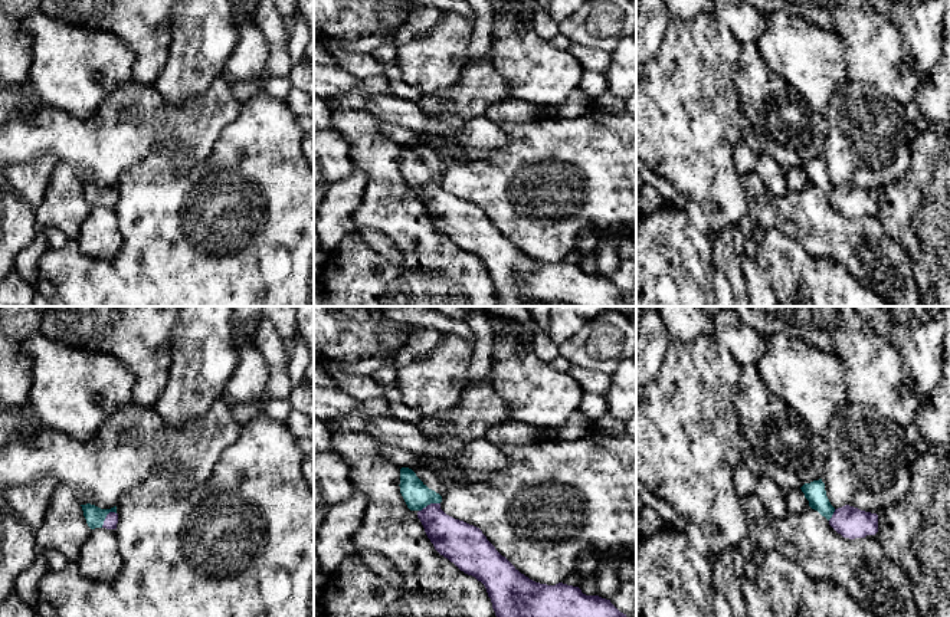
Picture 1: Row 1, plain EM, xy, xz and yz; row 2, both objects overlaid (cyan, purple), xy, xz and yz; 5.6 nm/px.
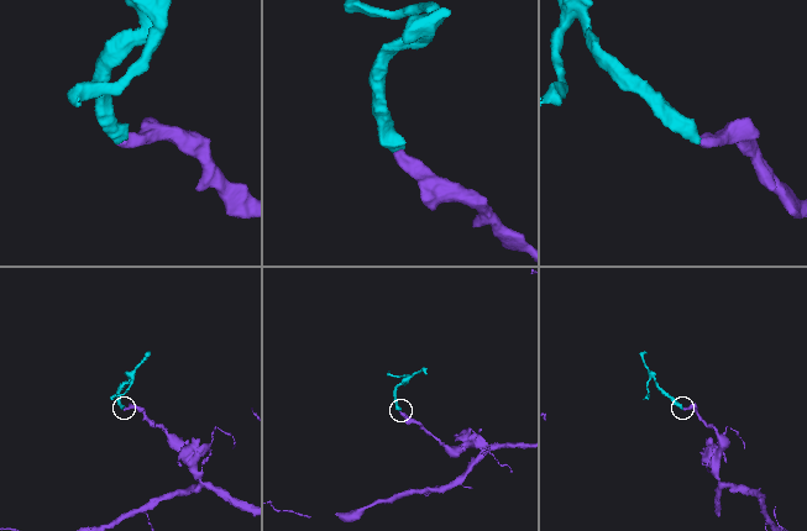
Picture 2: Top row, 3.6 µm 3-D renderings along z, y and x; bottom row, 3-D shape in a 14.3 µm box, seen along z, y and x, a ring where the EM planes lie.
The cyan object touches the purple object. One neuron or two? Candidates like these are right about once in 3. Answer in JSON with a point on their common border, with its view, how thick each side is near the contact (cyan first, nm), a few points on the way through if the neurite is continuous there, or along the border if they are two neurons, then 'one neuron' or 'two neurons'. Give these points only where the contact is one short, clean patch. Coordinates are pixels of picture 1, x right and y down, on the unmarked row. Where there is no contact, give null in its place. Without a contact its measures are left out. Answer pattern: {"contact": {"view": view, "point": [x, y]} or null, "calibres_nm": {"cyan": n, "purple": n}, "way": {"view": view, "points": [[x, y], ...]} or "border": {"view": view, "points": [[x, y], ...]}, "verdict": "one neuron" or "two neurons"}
{"contact": {"view": "xy", "point": [105, 194]}, "calibres_nm": {"cyan": 110, "purple": 70}, "way": {"view": "xy", "points": [[94, 193], [105, 194], [111, 197]]}, "verdict": "one neuron"}

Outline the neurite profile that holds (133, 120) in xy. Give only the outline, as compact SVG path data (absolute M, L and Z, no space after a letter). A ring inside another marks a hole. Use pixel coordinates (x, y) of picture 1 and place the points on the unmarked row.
M223 76L214 78L204 92L176 104L164 99L153 85L135 82L117 88L88 118L46 106L13 115L0 124L0 165L24 164L42 155L53 155L58 163L68 164L81 183L91 181L111 187L130 167L164 141L174 142L173 154L183 155L187 167L203 161L240 106L232 93L230 82Z

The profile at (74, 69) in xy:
M39 10L22 29L30 35L27 81L46 108L88 118L117 88L135 83L135 55L111 32L79 27Z

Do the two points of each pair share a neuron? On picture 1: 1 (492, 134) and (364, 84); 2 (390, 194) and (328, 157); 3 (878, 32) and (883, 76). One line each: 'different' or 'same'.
1: different
2: different
3: same

